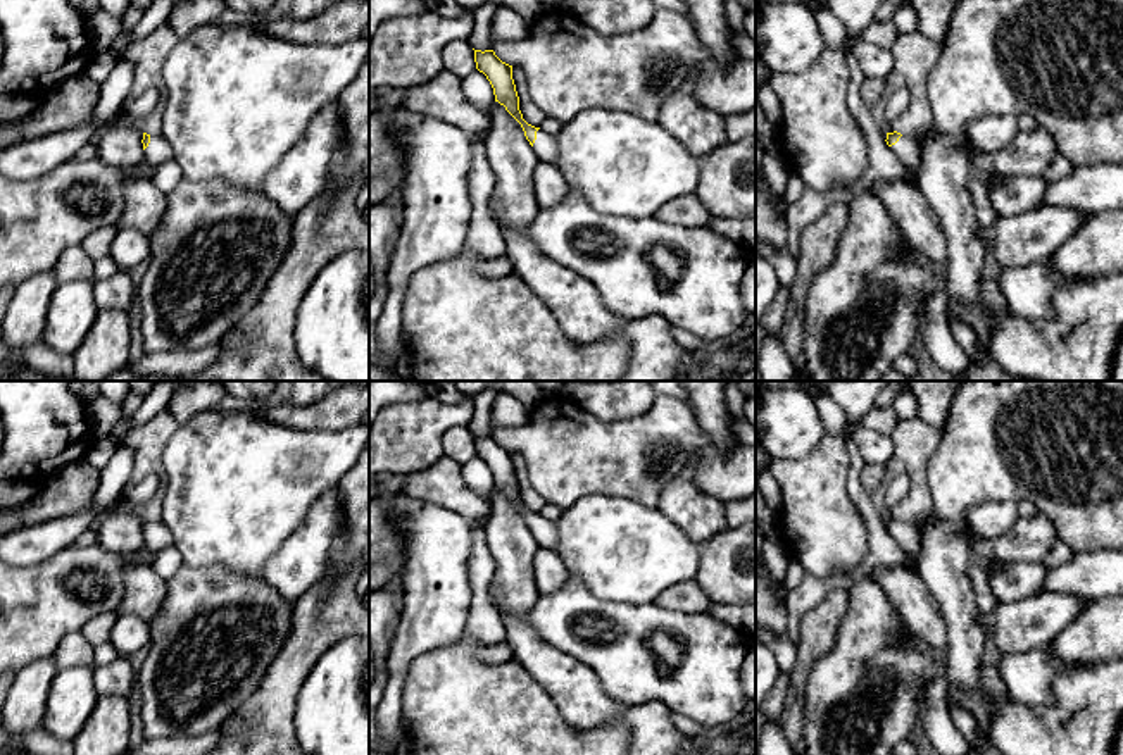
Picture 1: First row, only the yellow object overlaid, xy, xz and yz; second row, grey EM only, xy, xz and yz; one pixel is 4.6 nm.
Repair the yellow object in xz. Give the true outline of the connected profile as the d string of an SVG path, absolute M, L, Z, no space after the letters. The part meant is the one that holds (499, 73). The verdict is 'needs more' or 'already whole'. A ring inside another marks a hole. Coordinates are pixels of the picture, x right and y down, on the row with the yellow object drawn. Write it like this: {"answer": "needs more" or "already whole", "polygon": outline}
{"answer": "needs more", "polygon": "M474 50L476 69L486 76L493 88L495 102L521 124L526 140L533 147L542 162L555 164L557 143L555 136L528 124L519 110L519 97L512 79L512 66L502 62L493 50Z"}

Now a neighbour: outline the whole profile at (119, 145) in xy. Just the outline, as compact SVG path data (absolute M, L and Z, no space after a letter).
M114 122L98 133L95 138L98 155L97 159L107 165L133 169L145 159L143 131L128 124Z

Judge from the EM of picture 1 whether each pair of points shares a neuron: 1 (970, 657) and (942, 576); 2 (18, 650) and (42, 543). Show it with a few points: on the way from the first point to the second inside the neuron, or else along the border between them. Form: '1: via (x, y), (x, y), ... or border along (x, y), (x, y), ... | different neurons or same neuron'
1: via (966, 636), (956, 597) | same neuron
2: border along (73, 545), (42, 562), (18, 567) | different neurons

